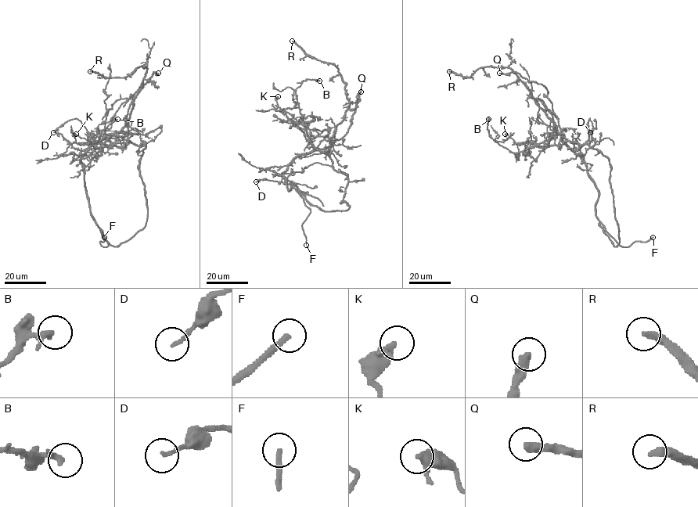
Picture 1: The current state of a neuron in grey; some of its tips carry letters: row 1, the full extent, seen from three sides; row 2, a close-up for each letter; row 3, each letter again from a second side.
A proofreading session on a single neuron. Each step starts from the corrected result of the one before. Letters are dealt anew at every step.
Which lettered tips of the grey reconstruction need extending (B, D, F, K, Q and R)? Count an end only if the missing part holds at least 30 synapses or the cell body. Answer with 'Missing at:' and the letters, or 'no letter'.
Missing at: Q, R

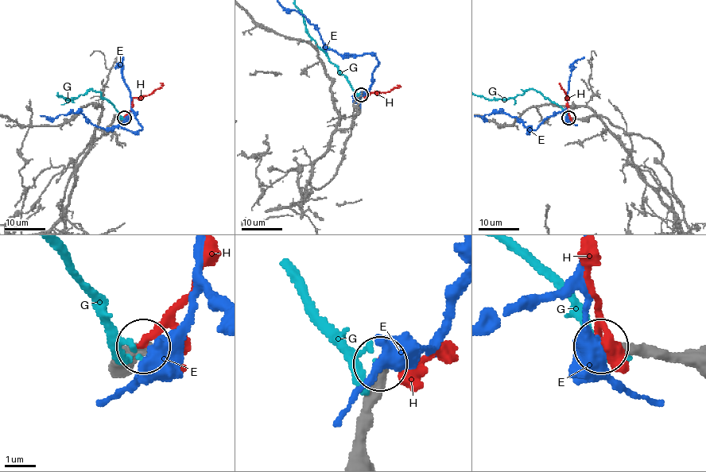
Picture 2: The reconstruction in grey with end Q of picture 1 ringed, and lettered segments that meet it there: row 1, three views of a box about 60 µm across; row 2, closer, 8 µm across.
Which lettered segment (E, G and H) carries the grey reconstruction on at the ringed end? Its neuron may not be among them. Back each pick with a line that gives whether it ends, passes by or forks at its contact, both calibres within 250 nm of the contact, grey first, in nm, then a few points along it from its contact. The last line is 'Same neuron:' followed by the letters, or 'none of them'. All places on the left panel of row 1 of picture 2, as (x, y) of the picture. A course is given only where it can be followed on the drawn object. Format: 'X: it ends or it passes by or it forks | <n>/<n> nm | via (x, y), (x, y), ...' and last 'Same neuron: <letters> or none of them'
Same neuron: none of them

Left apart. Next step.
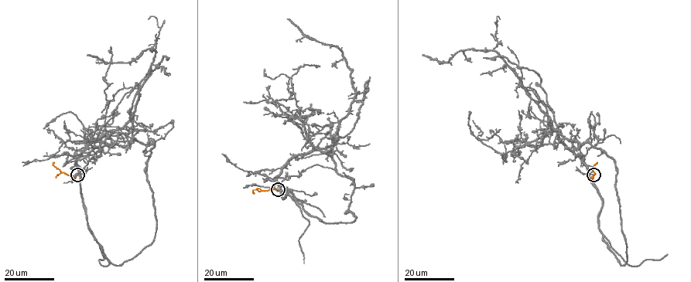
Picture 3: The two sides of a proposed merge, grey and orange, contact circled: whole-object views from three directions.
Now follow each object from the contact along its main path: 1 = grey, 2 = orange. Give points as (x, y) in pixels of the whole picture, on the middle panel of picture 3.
1: (278, 190), (277, 176), (289, 161), (332, 145), (356, 92), (350, 69), (336, 47), (307, 37), (287, 18)
2: (278, 190), (259, 188), (254, 190), (254, 193)

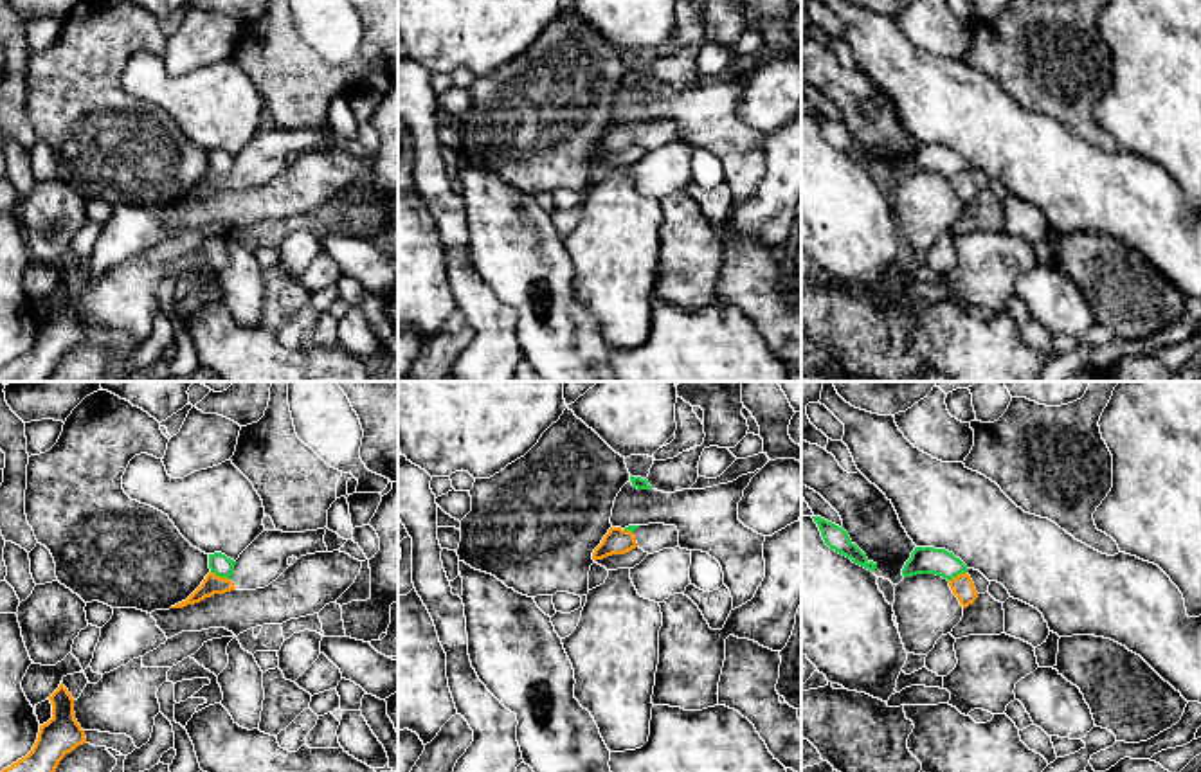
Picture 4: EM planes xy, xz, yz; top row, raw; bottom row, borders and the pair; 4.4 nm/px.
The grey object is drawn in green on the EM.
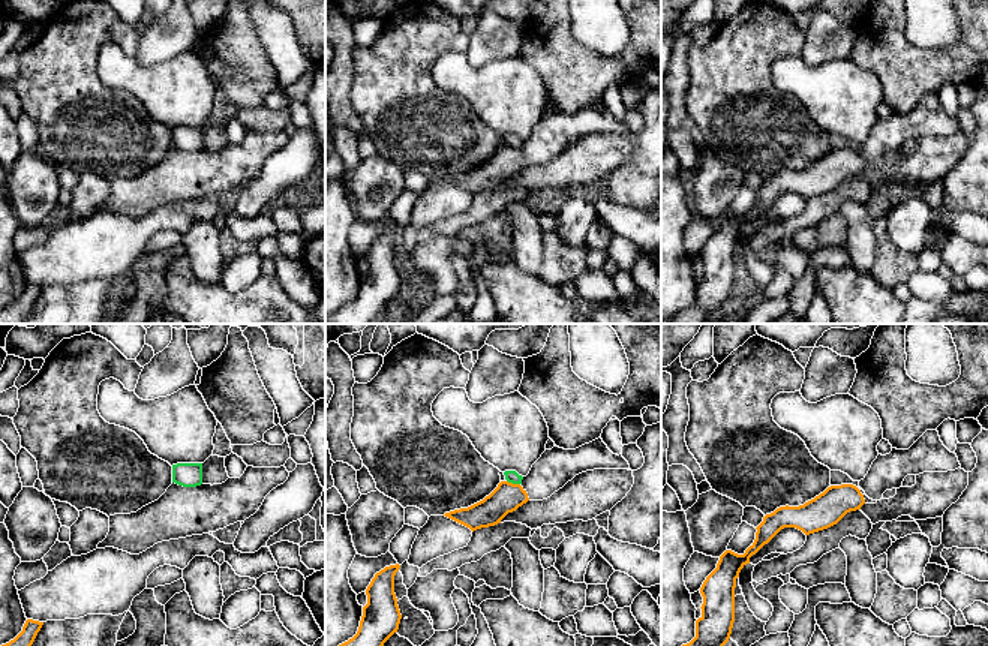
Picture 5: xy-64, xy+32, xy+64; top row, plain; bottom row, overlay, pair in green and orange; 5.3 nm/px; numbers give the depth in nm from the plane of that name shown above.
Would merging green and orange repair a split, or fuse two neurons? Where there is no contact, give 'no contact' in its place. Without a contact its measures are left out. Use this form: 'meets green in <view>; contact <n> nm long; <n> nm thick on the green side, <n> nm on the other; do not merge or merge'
meets green in xy; contact 100 nm long; 90 nm thick on the green side, 90 nm on the other; do not merge

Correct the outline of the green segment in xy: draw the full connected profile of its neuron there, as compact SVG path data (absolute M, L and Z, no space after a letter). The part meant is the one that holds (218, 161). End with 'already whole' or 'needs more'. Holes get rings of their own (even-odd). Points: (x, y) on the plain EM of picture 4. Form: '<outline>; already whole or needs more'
M221 149L209 151L209 166L220 175L230 176L236 158Z; already whole

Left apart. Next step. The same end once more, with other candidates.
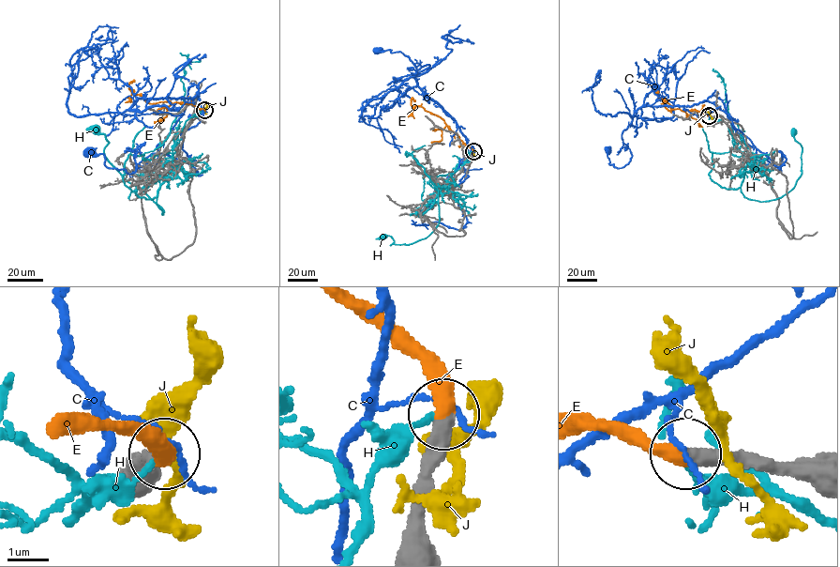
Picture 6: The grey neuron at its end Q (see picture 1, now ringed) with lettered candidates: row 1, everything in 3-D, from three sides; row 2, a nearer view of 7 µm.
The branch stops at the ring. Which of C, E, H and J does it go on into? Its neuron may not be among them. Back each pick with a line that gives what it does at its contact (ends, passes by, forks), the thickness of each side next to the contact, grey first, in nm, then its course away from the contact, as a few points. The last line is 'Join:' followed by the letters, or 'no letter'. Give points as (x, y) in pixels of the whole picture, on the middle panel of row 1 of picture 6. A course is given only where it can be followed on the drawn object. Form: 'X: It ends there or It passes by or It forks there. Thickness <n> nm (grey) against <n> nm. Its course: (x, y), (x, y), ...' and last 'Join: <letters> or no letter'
E: It ends there. Thickness 400 nm (grey) against 360 nm. Its course: (472, 151), (442, 118), (420, 106), (412, 107), (411, 99), (415, 100)
Join: E

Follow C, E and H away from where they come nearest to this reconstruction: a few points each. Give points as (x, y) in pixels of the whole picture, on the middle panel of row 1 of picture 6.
C: (473, 151), (462, 163), (466, 137), (412, 76), (429, 66), (415, 74), (407, 55), (377, 51)
E: (472, 151), (442, 118), (420, 106), (412, 107), (411, 99), (415, 100)
H: (472, 151), (446, 190), (433, 184), (439, 222), (431, 233), (407, 244), (390, 245), (394, 240), (383, 236)

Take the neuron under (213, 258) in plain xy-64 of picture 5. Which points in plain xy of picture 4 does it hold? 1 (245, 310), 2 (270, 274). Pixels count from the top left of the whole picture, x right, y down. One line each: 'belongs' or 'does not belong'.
1: belongs
2: does not belong

